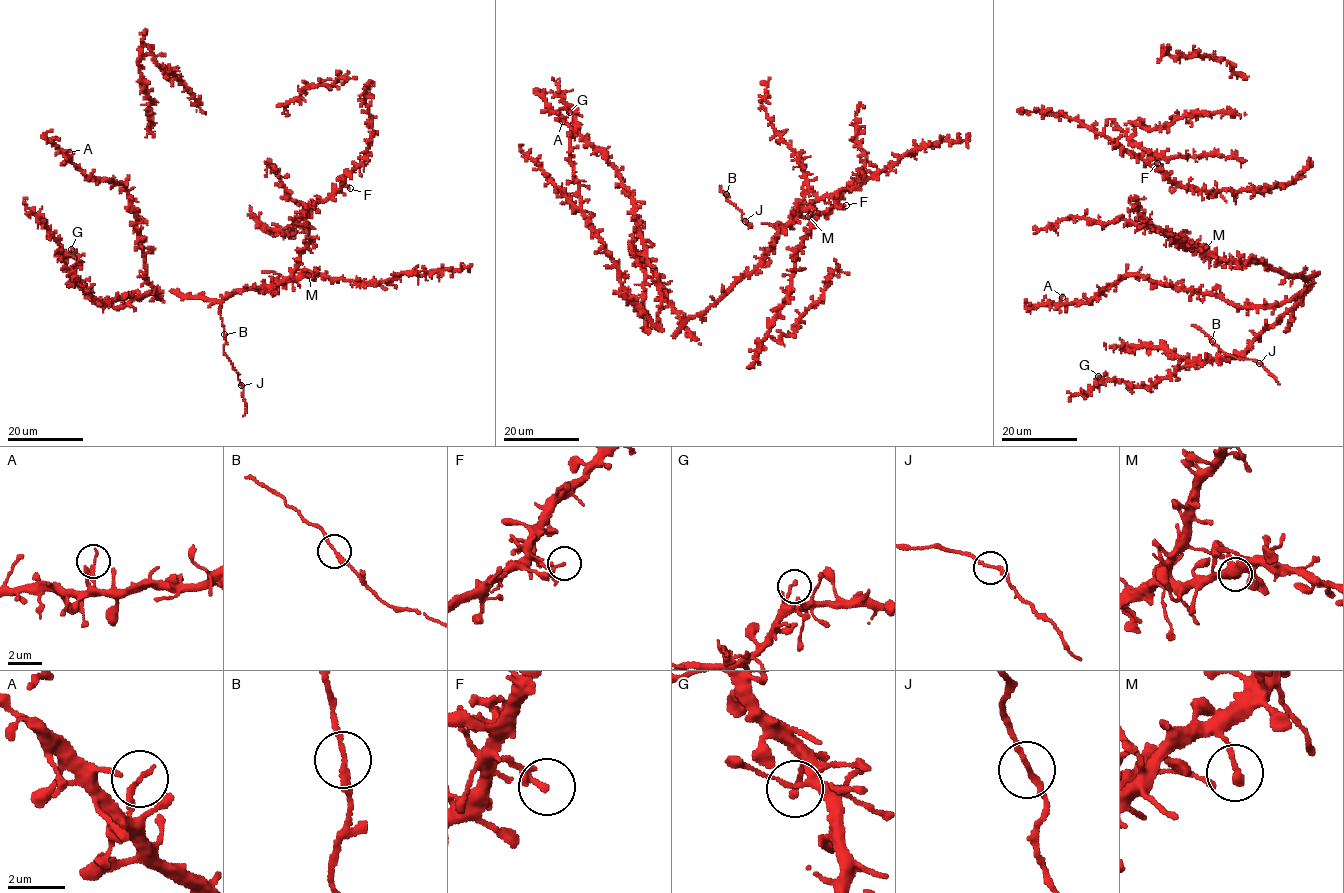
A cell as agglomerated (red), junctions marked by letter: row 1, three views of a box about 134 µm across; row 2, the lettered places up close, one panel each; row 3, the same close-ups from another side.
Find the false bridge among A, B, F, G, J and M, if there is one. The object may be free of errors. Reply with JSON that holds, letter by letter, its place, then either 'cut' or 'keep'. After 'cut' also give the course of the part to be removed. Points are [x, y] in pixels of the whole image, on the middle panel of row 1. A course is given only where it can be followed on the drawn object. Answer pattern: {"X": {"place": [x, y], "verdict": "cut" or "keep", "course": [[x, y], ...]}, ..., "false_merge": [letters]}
{"A": {"place": [562, 121], "verdict": "keep"}, "B": {"place": [726, 194], "verdict": "keep"}, "F": {"place": [846, 205], "verdict": "keep"}, "G": {"place": [569, 112], "verdict": "keep"}, "J": {"place": [745, 221], "verdict": "keep"}, "M": {"place": [808, 216], "verdict": "keep"}, "false_merge": []}

